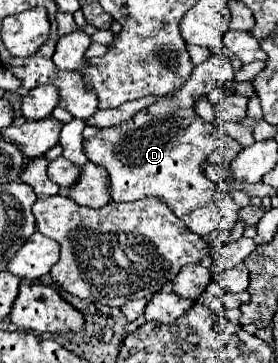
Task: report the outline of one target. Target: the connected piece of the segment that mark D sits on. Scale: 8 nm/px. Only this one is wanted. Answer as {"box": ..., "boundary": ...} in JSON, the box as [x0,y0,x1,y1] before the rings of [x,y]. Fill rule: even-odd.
{"box":[84,53,242,235],"boundary":[[[226,53],[210,55],[204,63],[194,67],[190,79],[182,89],[172,93],[172,99],[160,99],[146,113],[142,111],[122,125],[100,129],[96,137],[84,141],[86,157],[96,165],[104,165],[110,175],[112,201],[120,203],[156,197],[198,235],[224,229],[230,231],[236,225],[242,207],[230,197],[228,189],[220,191],[220,187],[214,187],[200,169],[200,163],[214,151],[214,143],[206,139],[212,125],[204,123],[202,117],[194,113],[194,97],[208,95],[224,81],[233,81],[234,75],[234,67]]]}

